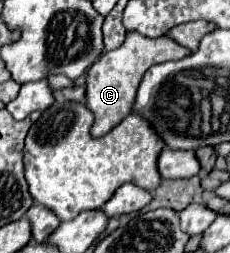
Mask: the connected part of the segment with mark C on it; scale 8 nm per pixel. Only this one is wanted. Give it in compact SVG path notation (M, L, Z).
M127 33L125 43L117 51L107 51L95 61L87 73L87 101L85 105L93 111L95 123L91 127L93 137L107 135L113 127L117 127L131 111L137 95L137 87L141 83L141 77L151 65L165 63L165 61L177 61L181 57L187 57L191 51L175 43L171 37L157 37L149 39L139 33Z

